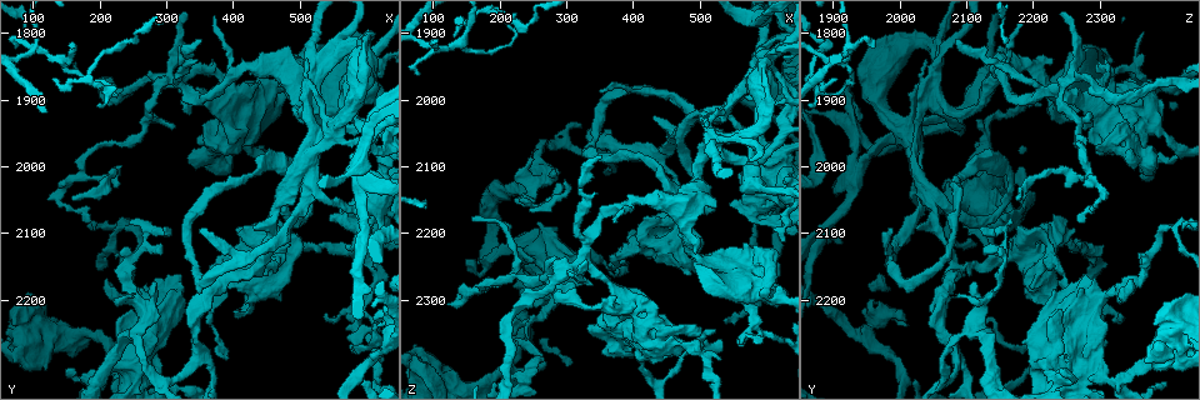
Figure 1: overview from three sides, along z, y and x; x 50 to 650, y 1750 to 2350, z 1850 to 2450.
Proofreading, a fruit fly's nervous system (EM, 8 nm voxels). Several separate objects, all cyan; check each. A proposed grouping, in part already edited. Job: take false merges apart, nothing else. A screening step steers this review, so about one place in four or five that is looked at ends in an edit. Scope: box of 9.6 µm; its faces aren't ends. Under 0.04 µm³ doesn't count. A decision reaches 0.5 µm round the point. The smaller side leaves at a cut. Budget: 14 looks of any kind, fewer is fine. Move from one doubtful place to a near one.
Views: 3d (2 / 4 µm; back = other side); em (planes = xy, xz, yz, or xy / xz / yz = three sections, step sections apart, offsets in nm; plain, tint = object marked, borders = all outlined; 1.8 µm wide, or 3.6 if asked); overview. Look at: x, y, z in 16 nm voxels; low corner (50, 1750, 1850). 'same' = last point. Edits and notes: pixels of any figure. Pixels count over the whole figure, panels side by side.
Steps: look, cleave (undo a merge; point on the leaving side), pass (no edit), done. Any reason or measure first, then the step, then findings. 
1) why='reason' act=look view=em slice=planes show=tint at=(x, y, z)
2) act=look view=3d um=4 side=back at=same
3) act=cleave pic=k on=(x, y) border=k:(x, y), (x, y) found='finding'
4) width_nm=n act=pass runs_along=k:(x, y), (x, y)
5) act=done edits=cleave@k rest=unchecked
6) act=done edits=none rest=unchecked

why='four-way junction' act=look view=3d um=2 at=(515, 2030, 2025)

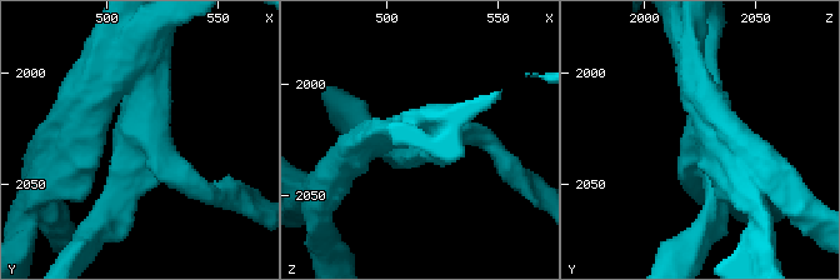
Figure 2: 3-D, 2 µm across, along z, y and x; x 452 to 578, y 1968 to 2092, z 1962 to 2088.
why='need the tissue' act=look view=em slice=xy step=8 show=tint at=(517, 2028, 2027)

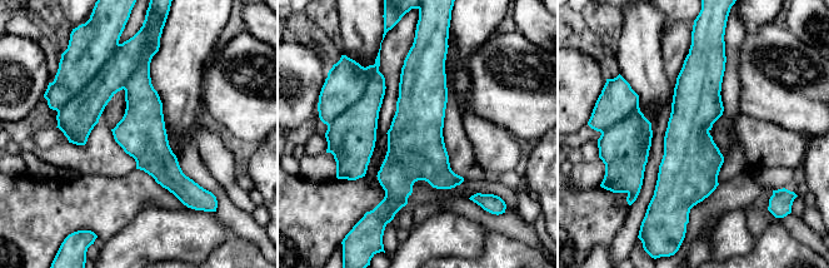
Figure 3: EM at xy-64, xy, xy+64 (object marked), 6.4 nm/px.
act=look view=em slice=planes show=tint at=same

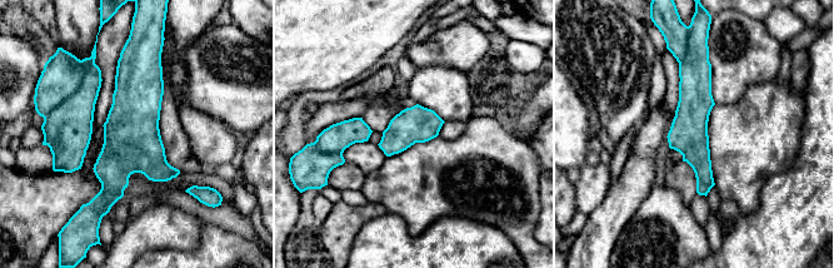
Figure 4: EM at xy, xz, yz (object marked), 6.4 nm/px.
width_nm=240 act=pass runs_along=4:(128, 55), (128, 148), (108, 200) found='all the same cell'

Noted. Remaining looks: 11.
why='a fork' act=look view=3d um=2 at=(520, 1910, 2045)

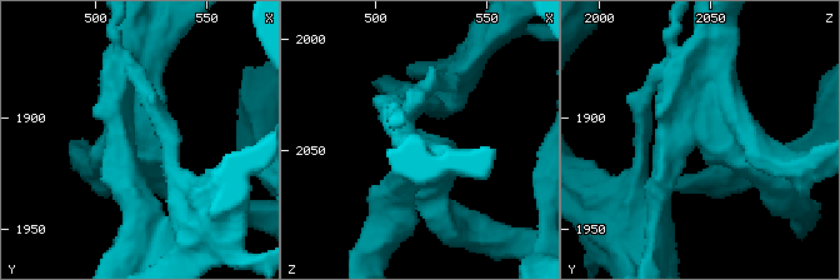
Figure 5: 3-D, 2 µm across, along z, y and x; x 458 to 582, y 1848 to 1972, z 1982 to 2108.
why='shape alone is not enough' act=look view=em slice=xy step=8 show=tint at=(519, 1908, 2049)

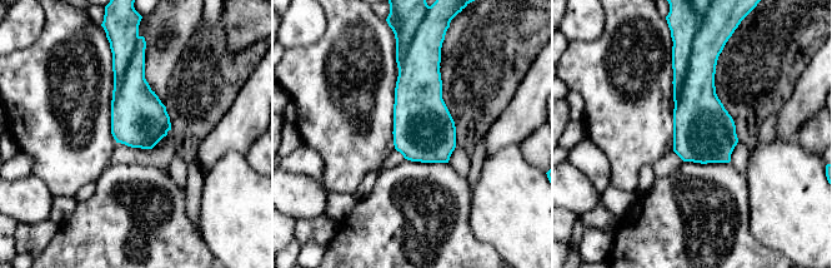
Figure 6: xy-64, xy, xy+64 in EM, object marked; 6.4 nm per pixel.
width_nm=360 act=pass found='all the same cell'

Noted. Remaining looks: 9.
why='abrupt turn' act=look view=em um=3.6 slice=planes show=tint at=(595, 2060, 2125)

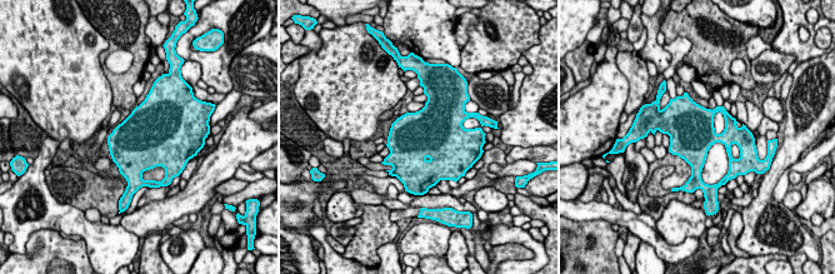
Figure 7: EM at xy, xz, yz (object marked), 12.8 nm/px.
width_nm=600 act=pass found='continuous, no second cell'

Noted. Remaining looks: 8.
why='abrupt turn' act=look view=3d um=2 at=(325, 1885, 2235)

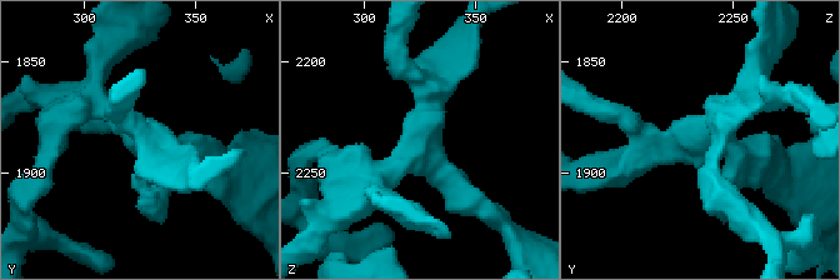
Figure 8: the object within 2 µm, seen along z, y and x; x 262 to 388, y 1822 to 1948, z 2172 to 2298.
act=look view=em slice=planes show=tint at=(324, 1883, 2235)

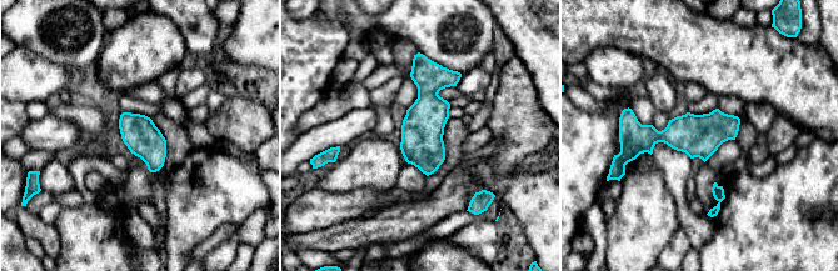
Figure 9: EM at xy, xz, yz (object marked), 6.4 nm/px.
width_nm=220 act=pass runs_along=9:(417, 60), (428, 76), (428, 171) found='one cell here'

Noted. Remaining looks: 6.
why='sharp bend' act=look view=3d um=4 at=(580, 1850, 2345)

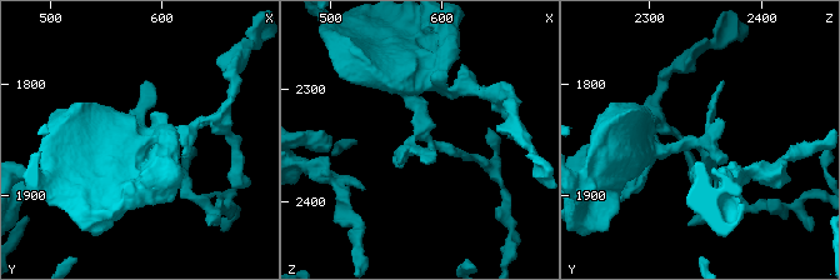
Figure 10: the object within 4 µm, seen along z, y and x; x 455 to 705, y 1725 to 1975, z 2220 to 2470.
act=look view=em slice=planes show=tint at=(586, 1856, 2346)

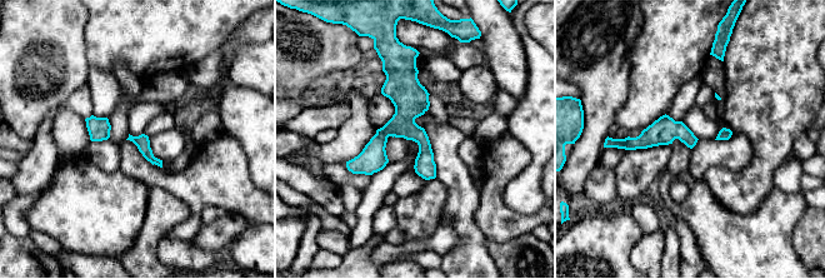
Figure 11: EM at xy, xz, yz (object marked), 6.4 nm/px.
width_nm=90 act=pass runs_along=11:(409, 64), (406, 113), (355, 170) found='all the same cell'

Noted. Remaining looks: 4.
why='closes a loop' act=look view=em slice=planes show=tint at=(470, 1915, 2375)

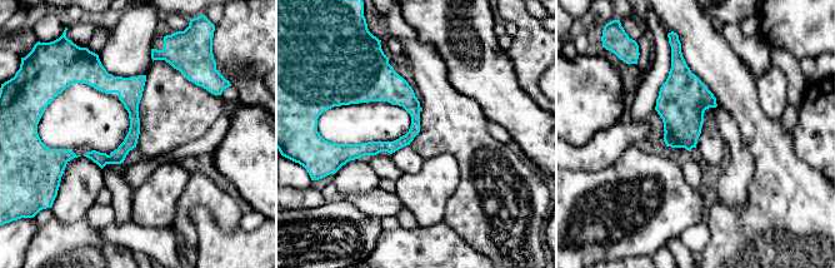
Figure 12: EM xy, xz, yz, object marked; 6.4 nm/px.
width_nm=90 act=pass found='one cell here'

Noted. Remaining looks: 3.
act=done edits=none rest=unchecked

